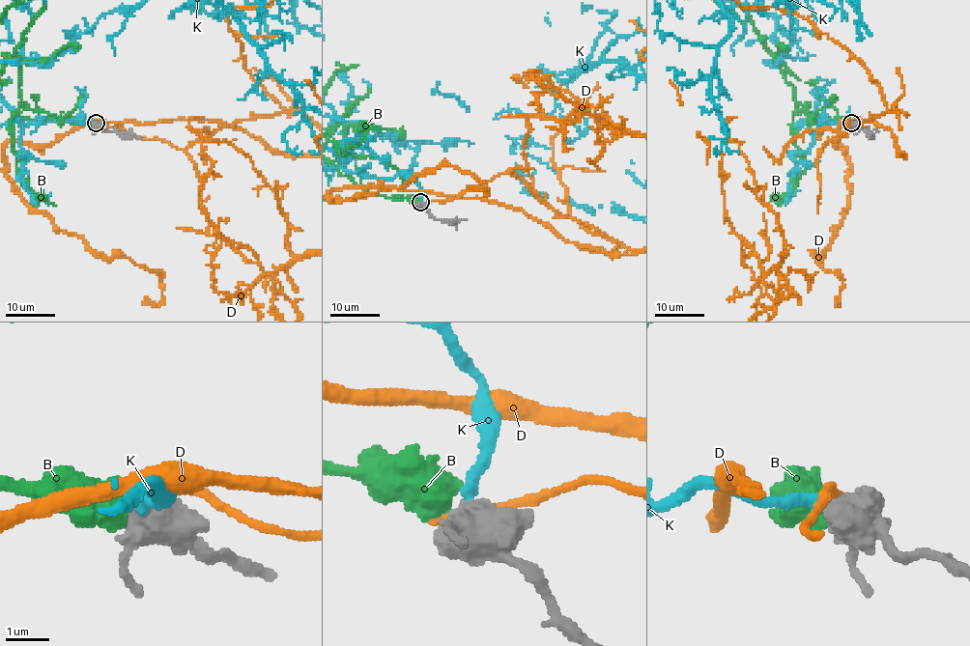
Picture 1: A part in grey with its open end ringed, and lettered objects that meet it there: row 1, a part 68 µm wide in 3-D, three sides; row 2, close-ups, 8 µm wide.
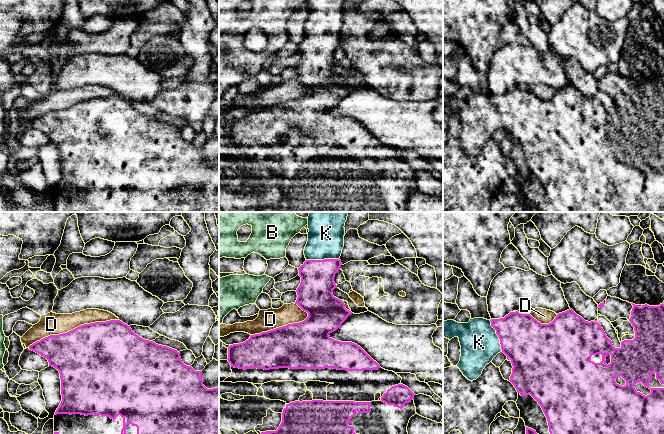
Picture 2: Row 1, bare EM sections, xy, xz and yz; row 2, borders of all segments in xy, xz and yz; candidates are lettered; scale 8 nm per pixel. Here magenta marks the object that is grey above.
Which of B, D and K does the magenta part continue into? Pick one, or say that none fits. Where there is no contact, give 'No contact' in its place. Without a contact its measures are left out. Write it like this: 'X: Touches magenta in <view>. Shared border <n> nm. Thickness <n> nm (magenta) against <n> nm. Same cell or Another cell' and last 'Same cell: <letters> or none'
B: No contact. Another cell
D: Touches magenta in xy. Shared border 750 nm. Thickness 500 nm (magenta) against 180 nm. Another cell
K: Touches magenta in xz. Shared border 280 nm. Thickness 280 nm (magenta) against 280 nm. Same cell
Same cell: K

